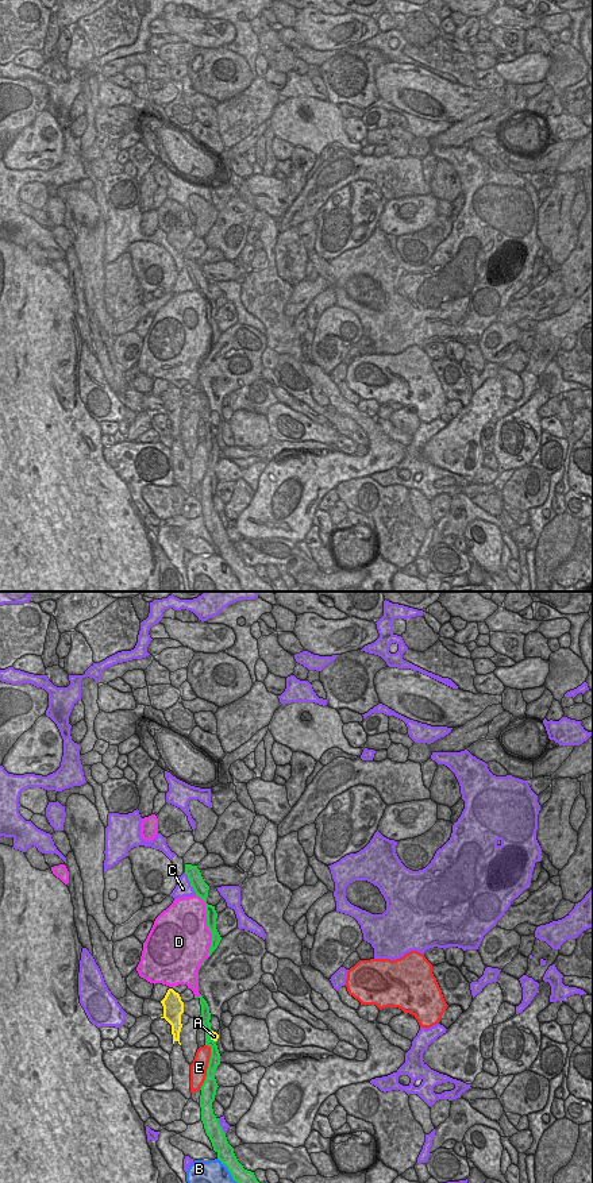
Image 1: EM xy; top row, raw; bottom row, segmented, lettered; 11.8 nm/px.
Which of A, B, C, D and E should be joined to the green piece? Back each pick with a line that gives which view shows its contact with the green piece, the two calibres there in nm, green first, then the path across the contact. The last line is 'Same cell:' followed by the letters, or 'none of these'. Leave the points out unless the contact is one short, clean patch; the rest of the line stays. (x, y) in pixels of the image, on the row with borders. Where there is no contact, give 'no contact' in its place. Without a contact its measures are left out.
Same cell: none of these

